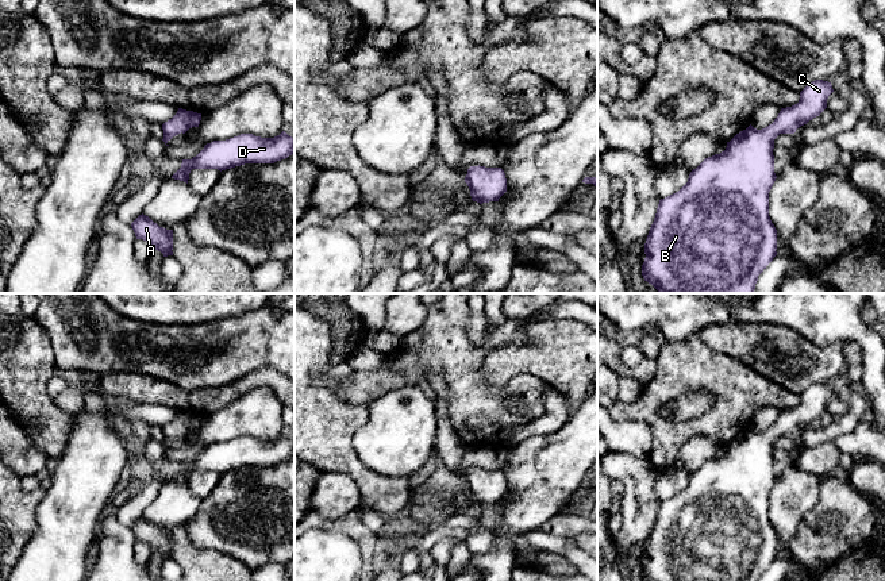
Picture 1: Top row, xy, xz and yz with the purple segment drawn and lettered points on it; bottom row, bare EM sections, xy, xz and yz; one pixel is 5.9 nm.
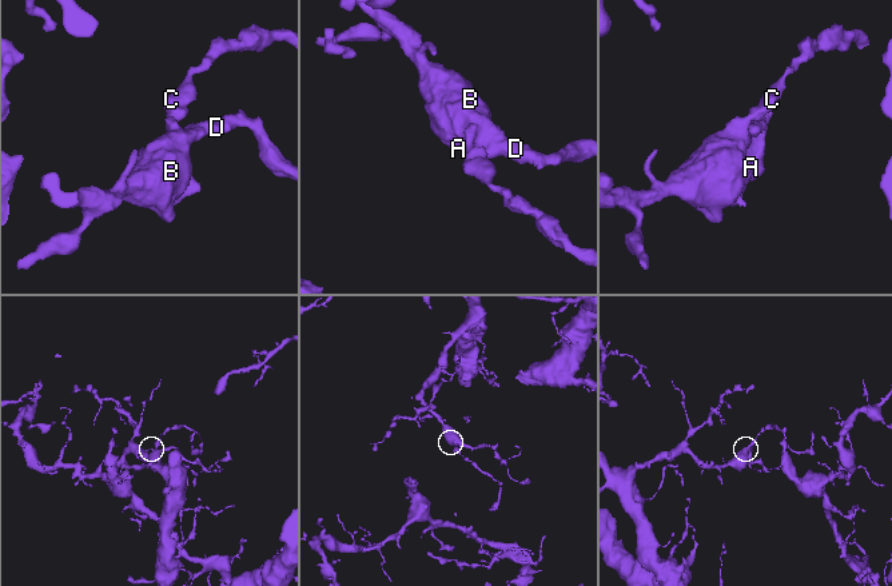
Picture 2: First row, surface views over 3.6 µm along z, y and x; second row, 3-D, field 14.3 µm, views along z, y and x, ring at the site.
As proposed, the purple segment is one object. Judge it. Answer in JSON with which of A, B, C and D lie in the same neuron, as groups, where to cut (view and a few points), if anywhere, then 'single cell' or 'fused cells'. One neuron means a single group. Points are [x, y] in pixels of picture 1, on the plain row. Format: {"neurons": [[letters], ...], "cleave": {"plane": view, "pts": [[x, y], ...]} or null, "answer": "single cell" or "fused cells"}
{"neurons": [["A", "B", "C", "D"]], "cleave": null, "answer": "single cell"}

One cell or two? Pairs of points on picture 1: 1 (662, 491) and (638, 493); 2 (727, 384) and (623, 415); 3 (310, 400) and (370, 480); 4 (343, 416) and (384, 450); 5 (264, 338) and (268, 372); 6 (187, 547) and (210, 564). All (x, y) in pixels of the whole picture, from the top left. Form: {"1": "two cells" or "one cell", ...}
{"1": "two cells", "2": "one cell", "3": "one cell", "4": "two cells", "5": "two cells", "6": "one cell"}

